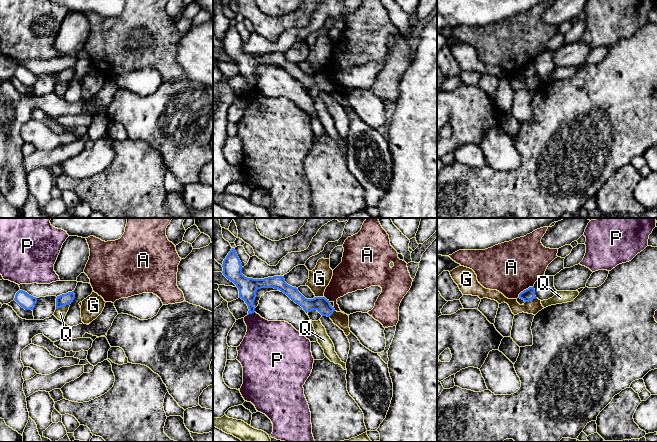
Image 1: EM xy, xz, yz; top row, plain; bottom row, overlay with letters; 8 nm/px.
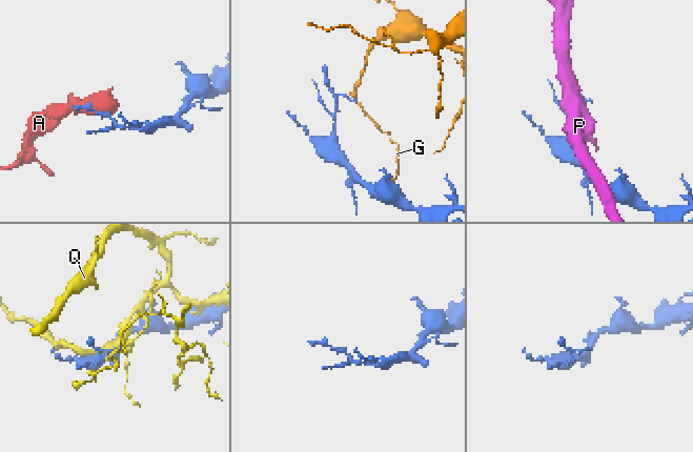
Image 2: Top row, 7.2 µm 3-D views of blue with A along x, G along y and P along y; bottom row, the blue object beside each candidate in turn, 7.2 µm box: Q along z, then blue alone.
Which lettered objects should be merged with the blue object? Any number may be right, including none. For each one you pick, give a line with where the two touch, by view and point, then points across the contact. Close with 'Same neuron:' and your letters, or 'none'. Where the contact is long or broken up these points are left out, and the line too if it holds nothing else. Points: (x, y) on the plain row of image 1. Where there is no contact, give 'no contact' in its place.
Same neuron: none

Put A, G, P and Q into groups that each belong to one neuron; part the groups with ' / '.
A / G / P / Q

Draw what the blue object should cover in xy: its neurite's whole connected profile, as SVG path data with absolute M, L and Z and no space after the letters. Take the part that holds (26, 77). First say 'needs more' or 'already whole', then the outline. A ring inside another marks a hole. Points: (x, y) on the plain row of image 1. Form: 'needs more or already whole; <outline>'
already whole; M19 66L14 76L25 86L33 86L37 78L37 74L29 71L23 66Z

